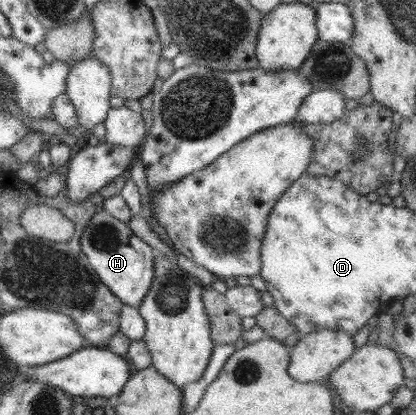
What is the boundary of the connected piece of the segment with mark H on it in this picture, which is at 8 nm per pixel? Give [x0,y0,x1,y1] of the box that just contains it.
[80,210,155,307]

